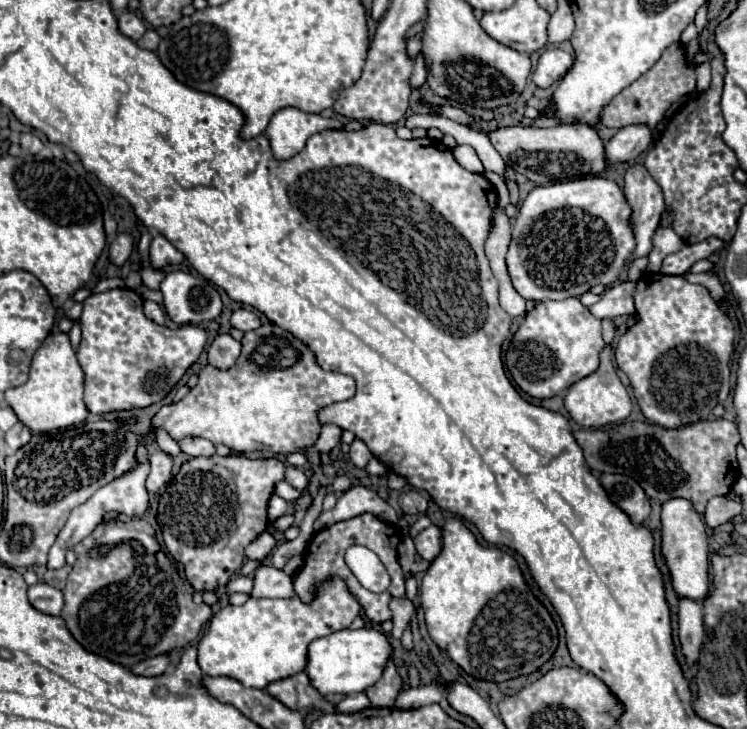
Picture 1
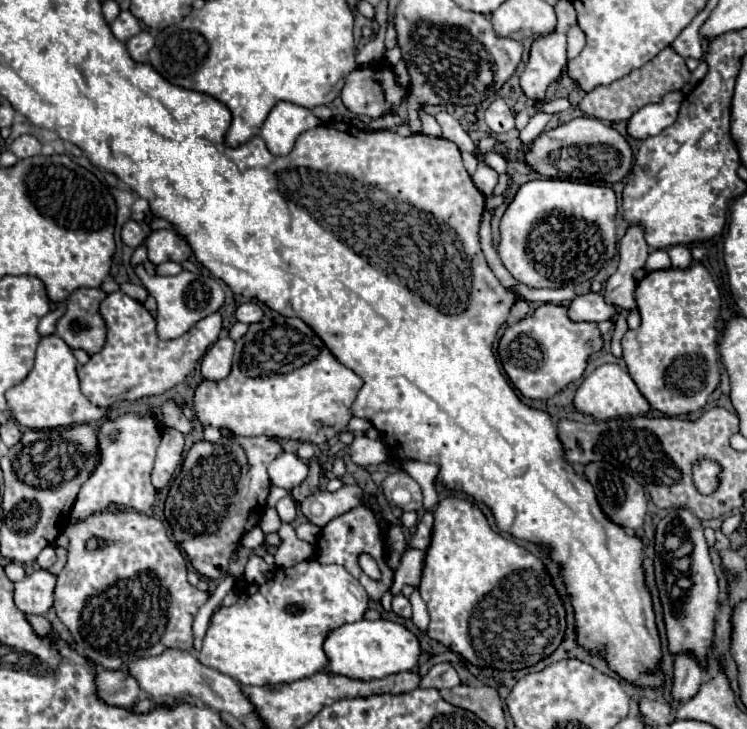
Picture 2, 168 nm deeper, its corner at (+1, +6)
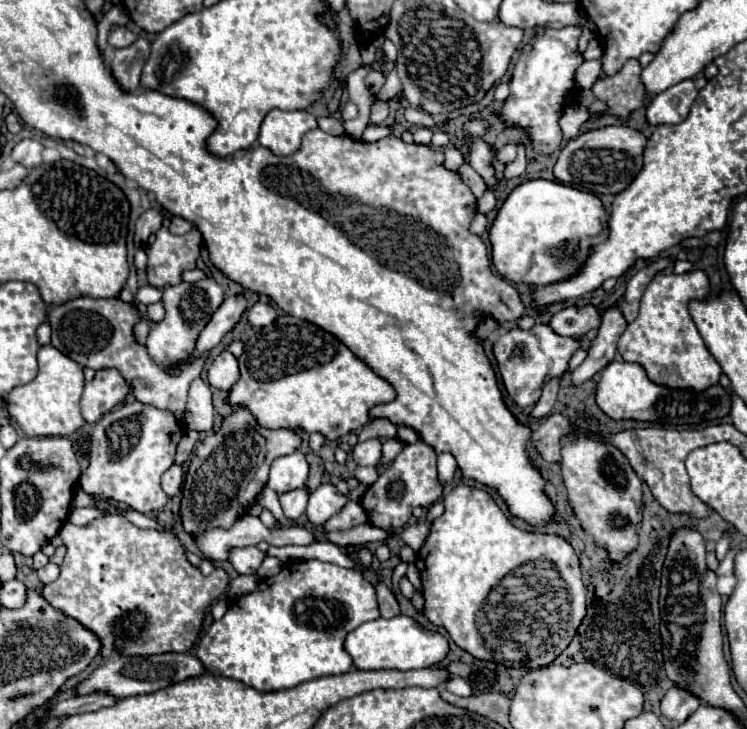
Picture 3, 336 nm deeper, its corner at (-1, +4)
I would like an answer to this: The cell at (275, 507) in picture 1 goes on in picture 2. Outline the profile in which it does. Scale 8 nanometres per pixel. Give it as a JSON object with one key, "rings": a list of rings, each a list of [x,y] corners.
{"rings":[[[287,494],[285,498],[281,498],[279,504],[277,504],[277,512],[279,512],[279,516],[281,516],[283,522],[293,522],[295,510],[297,510],[295,500],[293,500],[293,496],[289,496],[289,494]]]}

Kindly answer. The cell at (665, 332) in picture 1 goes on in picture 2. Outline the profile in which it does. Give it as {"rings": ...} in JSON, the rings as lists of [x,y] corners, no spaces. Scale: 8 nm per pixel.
{"rings":[[[703,264],[691,268],[649,272],[635,290],[641,326],[621,338],[623,360],[649,404],[669,416],[687,414],[705,406],[719,384],[717,318],[721,296]]]}

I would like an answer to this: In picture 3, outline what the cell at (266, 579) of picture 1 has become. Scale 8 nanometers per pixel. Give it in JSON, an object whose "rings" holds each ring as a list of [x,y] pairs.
{"rings":[[[257,546],[247,548],[235,548],[231,550],[231,564],[239,574],[255,574],[265,558],[265,552],[261,552]]]}

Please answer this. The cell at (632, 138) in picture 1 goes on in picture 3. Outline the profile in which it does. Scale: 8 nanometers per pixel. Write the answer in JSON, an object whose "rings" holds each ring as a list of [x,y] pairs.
{"rings":[[[681,80],[675,86],[667,88],[665,92],[659,92],[651,104],[647,106],[645,118],[651,126],[659,124],[679,124],[683,118],[687,118],[687,110],[691,108],[693,100],[697,96],[697,90],[693,86],[693,80]]]}

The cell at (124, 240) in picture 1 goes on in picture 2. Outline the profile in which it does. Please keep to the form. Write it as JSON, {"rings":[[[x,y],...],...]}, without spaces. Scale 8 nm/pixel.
{"rings":[[[129,220],[129,222],[123,226],[123,230],[121,230],[121,238],[123,238],[123,242],[125,242],[127,246],[137,248],[137,246],[147,238],[147,232],[143,230],[143,226],[141,226],[139,222]]]}

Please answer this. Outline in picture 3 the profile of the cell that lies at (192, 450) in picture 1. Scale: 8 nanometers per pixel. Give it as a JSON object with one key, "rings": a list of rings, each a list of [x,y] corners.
{"rings":[[[81,296],[55,306],[49,312],[49,324],[53,328],[51,344],[81,366],[89,366],[93,370],[117,368],[133,384],[133,396],[139,402],[155,406],[159,410],[169,410],[181,424],[185,424],[189,384],[201,374],[205,358],[197,358],[181,374],[169,374],[149,358],[143,346],[135,344],[133,326],[137,320],[137,310],[131,310],[131,304],[125,304],[119,298]]]}

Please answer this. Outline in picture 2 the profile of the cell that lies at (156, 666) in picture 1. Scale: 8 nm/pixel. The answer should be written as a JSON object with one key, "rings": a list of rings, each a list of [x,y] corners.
{"rings":[[[101,670],[97,674],[97,696],[109,706],[129,706],[141,696],[141,688],[123,670]]]}

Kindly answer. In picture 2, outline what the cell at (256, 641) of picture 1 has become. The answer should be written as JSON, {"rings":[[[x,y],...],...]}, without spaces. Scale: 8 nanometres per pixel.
{"rings":[[[303,560],[291,568],[277,568],[273,578],[263,586],[251,584],[251,588],[239,590],[239,602],[229,608],[219,608],[207,628],[203,638],[203,648],[199,652],[199,662],[219,670],[221,674],[229,674],[239,684],[251,686],[273,686],[295,682],[301,678],[309,678],[321,672],[327,666],[327,656],[323,650],[323,642],[327,634],[347,622],[363,620],[369,608],[369,596],[365,588],[341,566],[319,564],[317,560]]]}

